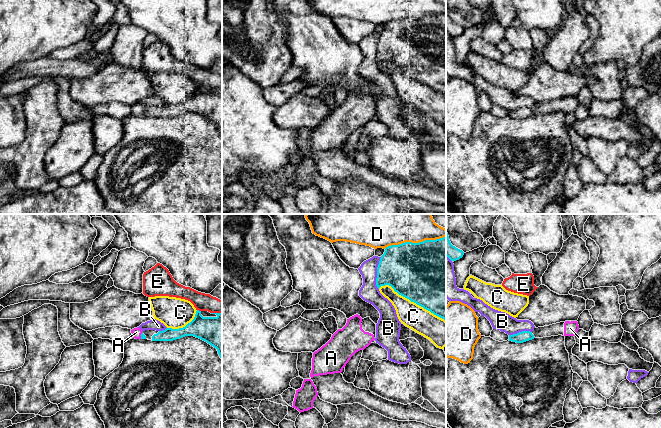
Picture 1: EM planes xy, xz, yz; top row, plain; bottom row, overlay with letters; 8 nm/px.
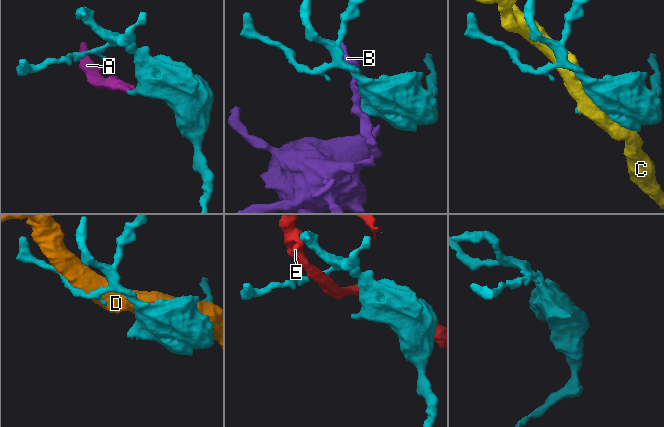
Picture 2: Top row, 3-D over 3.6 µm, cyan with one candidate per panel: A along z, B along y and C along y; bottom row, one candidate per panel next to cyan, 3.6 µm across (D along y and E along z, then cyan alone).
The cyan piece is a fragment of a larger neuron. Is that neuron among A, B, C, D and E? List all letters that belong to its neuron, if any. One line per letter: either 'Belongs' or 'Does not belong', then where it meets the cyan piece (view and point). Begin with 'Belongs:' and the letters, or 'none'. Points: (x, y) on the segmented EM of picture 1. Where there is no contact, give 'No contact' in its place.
Belongs: A
A: Belongs. Touches cyan at xy (141, 335)
B: Does not belong. Touches cyan at xz (377, 273)
C: Does not belong. Touches cyan at xz (411, 301)
D: Does not belong. Touches cyan at xz (414, 243)
E: Does not belong. Touches cyan at xy (198, 310)

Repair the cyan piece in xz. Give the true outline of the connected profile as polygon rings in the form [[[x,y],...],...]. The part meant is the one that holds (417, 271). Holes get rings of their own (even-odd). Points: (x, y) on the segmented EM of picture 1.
[[[446,236],[385,248],[377,267],[376,286],[389,285],[399,295],[446,320]]]

